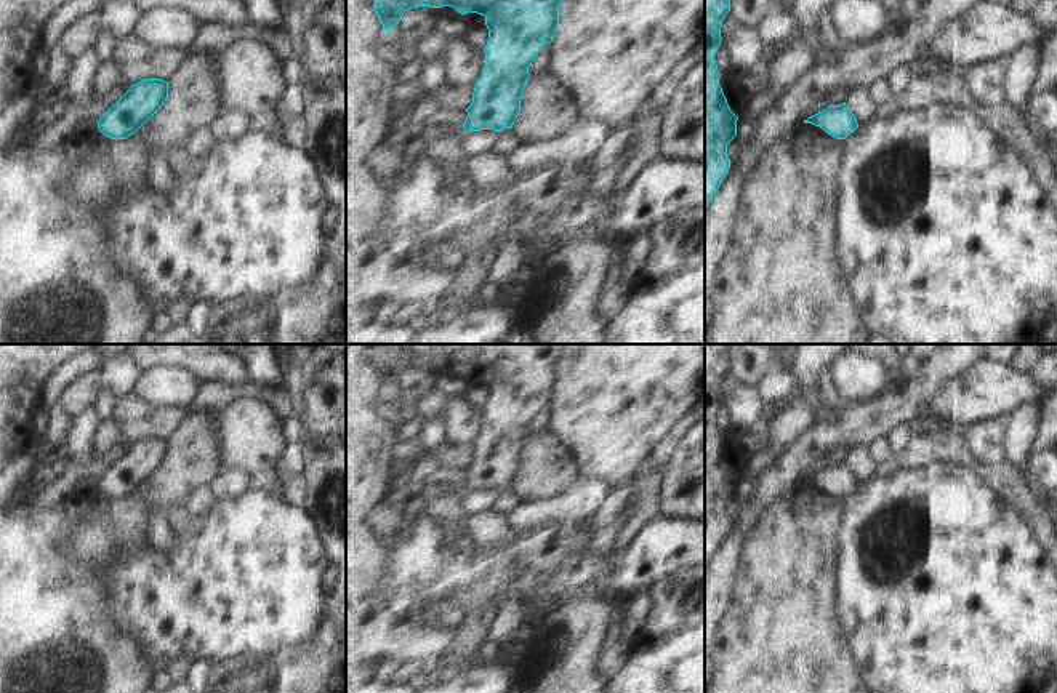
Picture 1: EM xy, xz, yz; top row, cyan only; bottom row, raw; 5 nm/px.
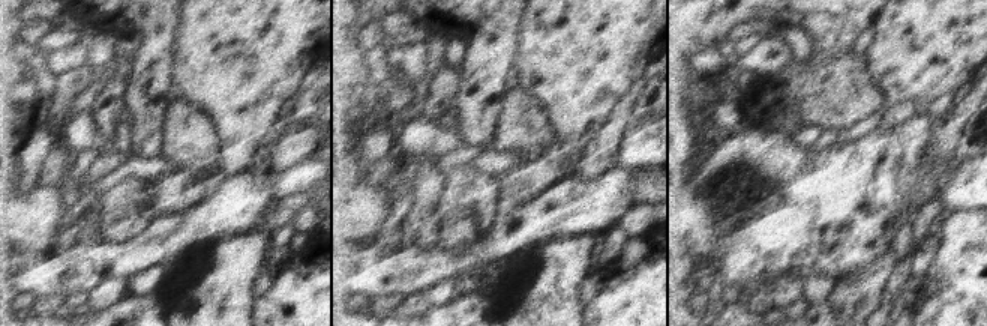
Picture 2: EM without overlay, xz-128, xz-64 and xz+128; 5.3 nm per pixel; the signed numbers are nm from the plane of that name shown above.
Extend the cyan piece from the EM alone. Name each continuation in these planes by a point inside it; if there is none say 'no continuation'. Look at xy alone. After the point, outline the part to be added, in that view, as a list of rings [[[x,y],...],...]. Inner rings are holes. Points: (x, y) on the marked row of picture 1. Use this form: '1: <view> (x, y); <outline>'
no continuation

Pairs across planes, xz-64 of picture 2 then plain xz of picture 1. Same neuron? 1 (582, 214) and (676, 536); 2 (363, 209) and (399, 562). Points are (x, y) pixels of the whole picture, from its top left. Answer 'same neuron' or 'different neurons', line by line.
1: same neuron
2: different neurons

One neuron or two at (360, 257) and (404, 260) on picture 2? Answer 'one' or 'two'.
one

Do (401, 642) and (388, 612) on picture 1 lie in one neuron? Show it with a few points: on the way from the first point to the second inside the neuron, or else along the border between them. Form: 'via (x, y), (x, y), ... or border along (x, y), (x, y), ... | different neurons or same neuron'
via (396, 634), (388, 626), (388, 620) | same neuron

